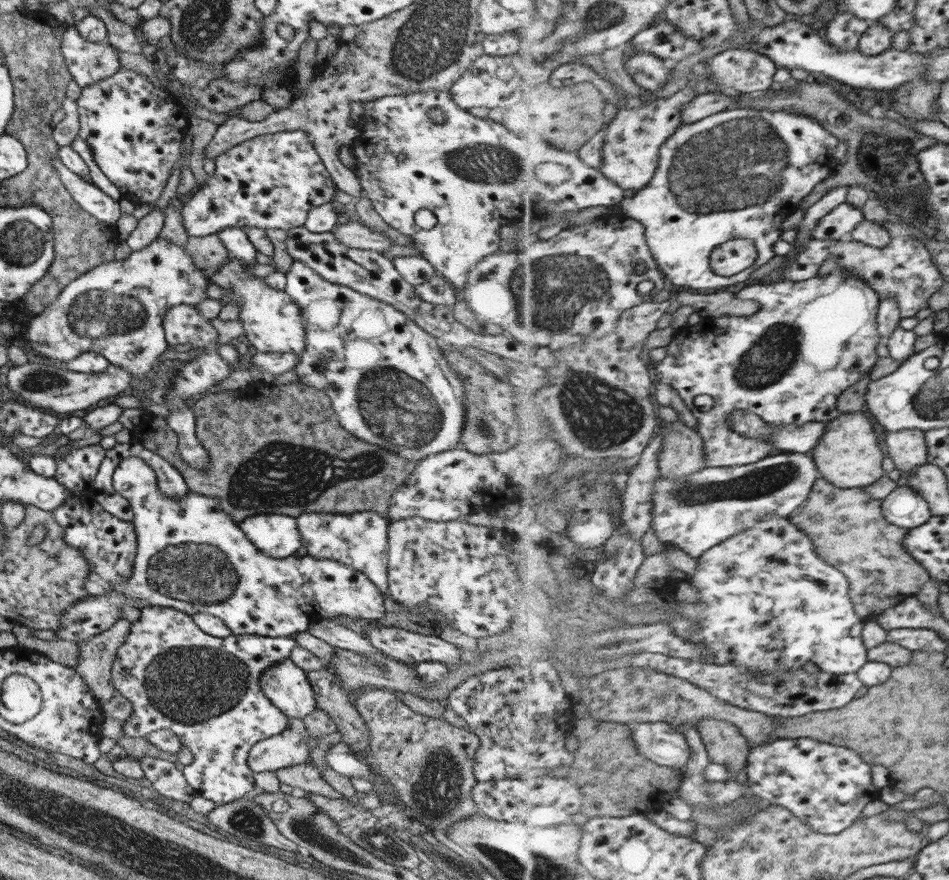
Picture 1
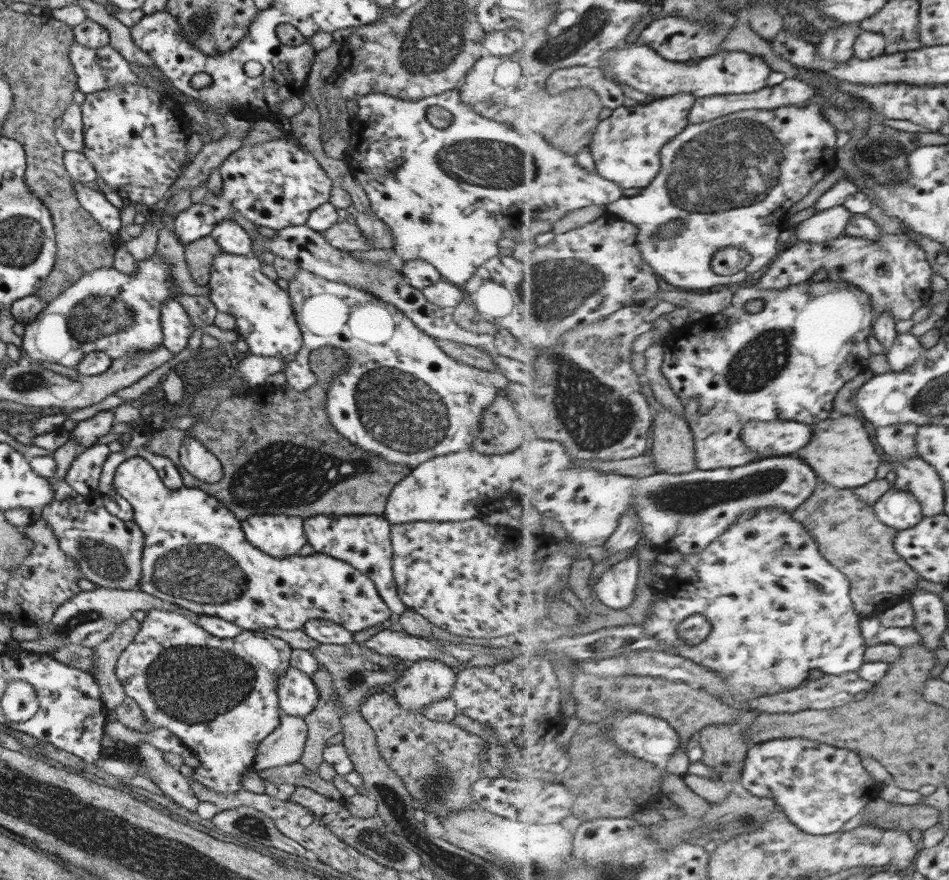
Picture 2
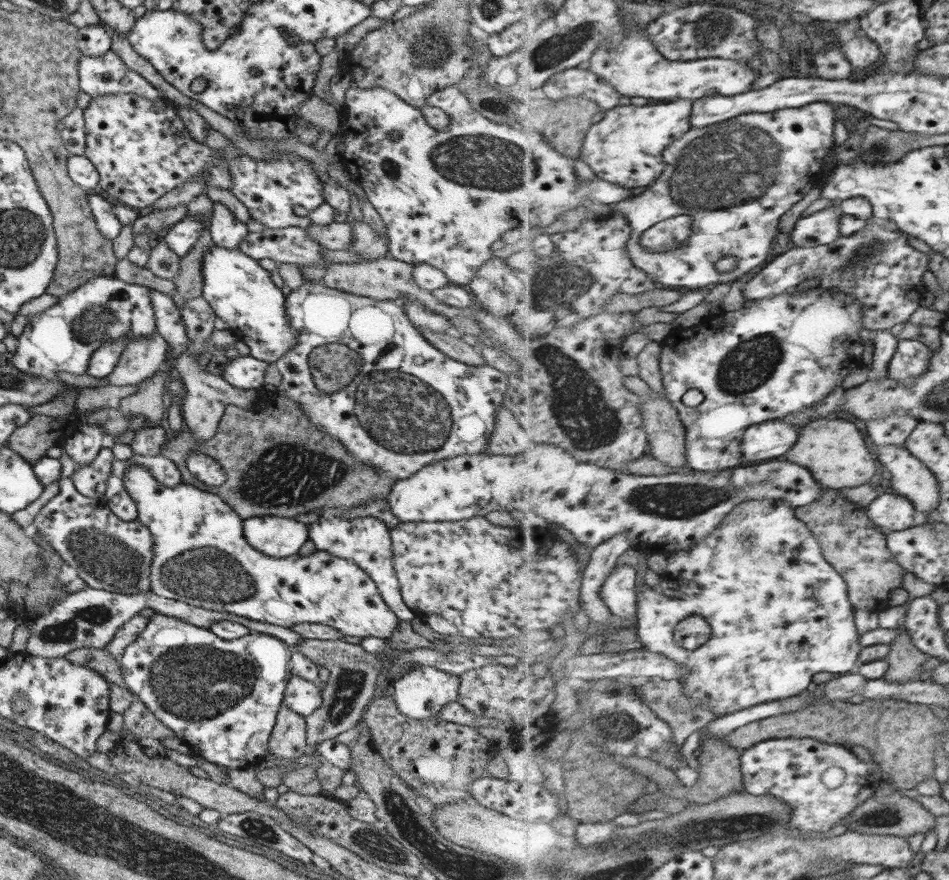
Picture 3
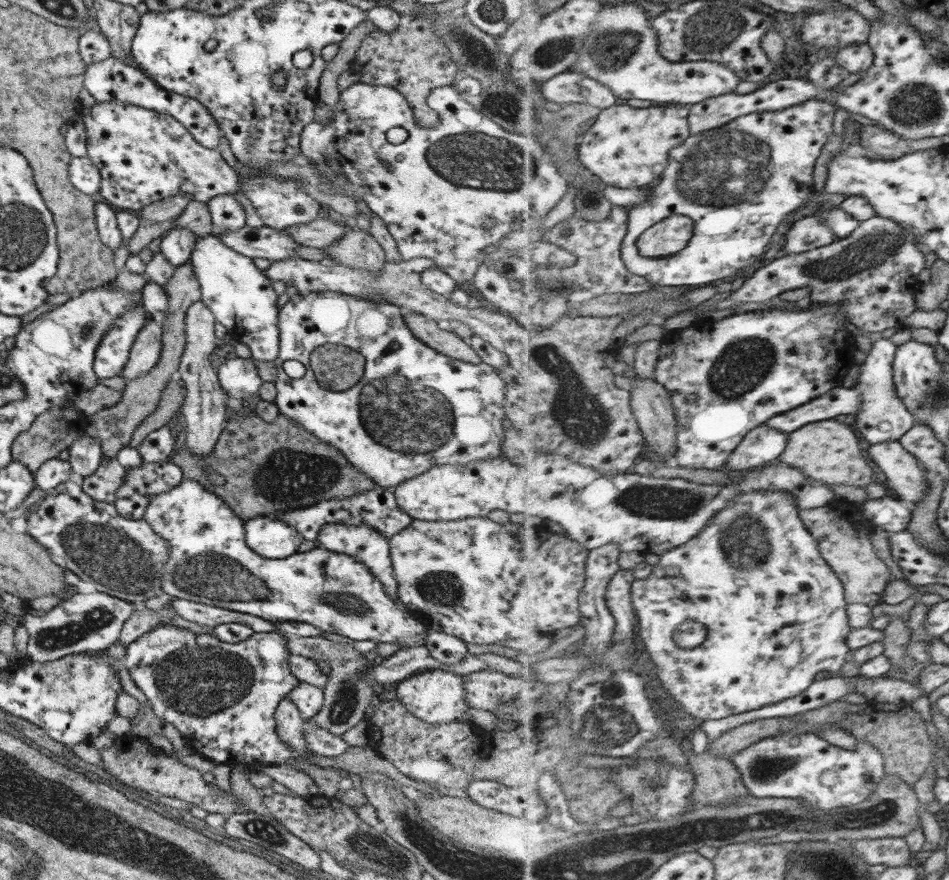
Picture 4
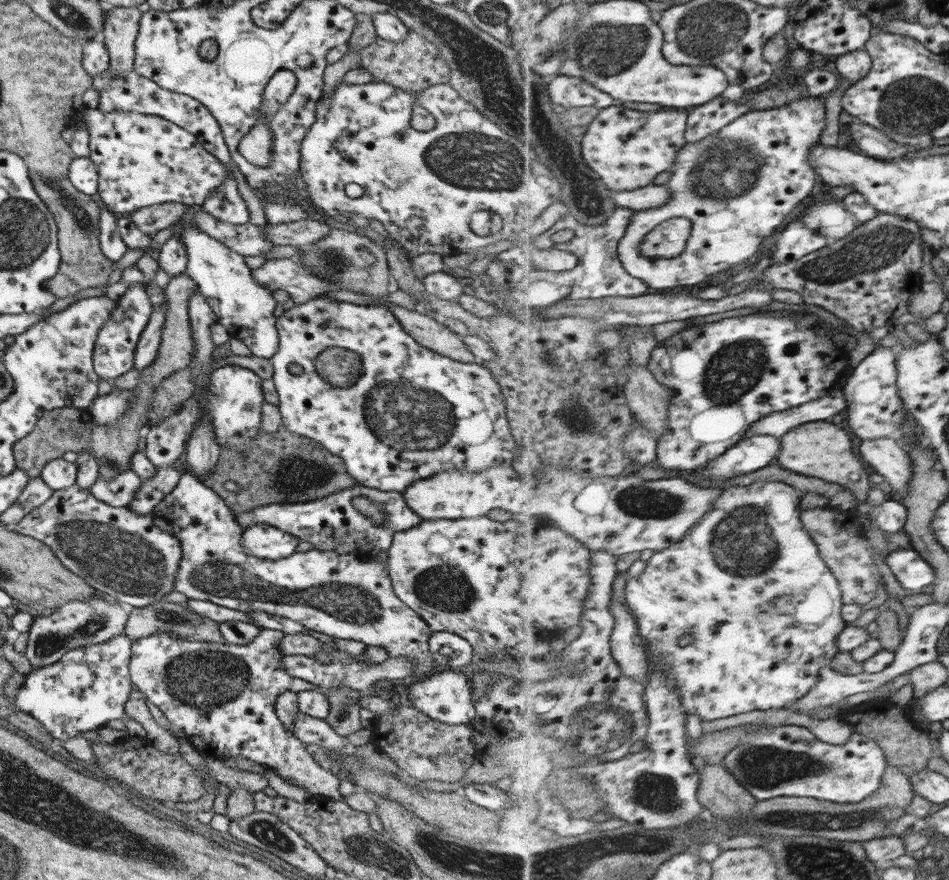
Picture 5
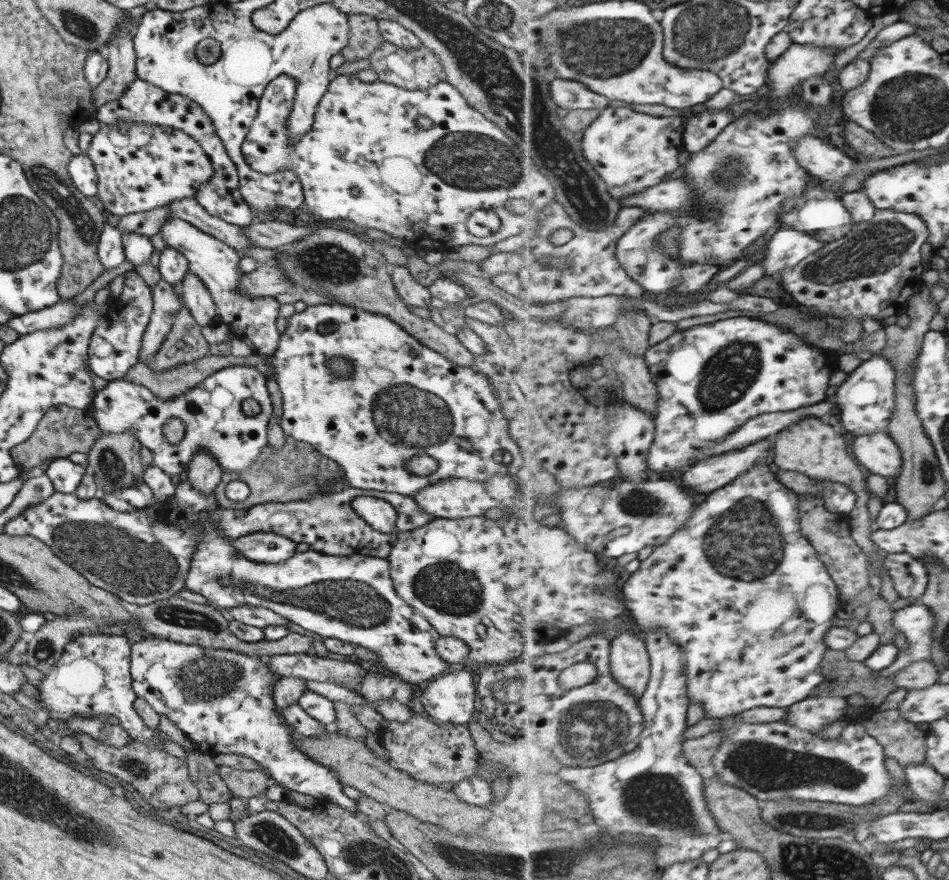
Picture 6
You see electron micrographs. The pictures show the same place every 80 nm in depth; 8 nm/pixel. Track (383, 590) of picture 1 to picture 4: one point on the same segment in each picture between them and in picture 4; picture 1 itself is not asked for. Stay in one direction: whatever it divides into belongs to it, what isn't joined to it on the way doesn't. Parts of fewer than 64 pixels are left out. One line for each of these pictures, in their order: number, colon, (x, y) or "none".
2: (363, 541)
3: (366, 541)
4: (362, 542)

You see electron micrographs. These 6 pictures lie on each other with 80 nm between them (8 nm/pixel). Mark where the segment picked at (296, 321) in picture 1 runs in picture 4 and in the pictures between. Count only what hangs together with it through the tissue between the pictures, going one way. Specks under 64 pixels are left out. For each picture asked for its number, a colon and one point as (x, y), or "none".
2: (264, 320)
3: (240, 292)
4: (240, 297)

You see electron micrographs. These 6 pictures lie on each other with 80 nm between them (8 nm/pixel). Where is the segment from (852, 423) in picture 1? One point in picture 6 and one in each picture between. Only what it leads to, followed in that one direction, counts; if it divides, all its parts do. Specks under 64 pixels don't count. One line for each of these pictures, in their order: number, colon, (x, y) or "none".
2: (842, 451)
3: (837, 453)
4: (830, 451)
5: (820, 449)
6: (815, 449)

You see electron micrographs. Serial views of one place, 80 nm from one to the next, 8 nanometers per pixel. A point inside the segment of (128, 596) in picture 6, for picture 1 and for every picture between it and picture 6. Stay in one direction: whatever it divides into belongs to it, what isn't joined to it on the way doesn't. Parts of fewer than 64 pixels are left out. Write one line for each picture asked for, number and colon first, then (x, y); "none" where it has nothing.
1: (108, 545)
2: (108, 551)
3: (110, 554)
4: (120, 557)
5: (119, 553)

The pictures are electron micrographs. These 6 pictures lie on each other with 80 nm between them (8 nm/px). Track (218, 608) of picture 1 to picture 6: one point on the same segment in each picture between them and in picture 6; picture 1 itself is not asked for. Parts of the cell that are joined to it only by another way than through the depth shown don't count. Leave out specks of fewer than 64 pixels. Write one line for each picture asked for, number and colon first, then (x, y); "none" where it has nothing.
2: (195, 555)
3: (200, 556)
4: (208, 562)
5: (347, 596)
6: (351, 598)

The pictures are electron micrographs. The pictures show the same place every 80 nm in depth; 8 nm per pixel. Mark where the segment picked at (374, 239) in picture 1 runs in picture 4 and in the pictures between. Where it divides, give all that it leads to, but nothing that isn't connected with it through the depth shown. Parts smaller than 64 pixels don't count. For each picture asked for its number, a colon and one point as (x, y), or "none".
2: (343, 236)
3: (337, 235)
4: (318, 233)

